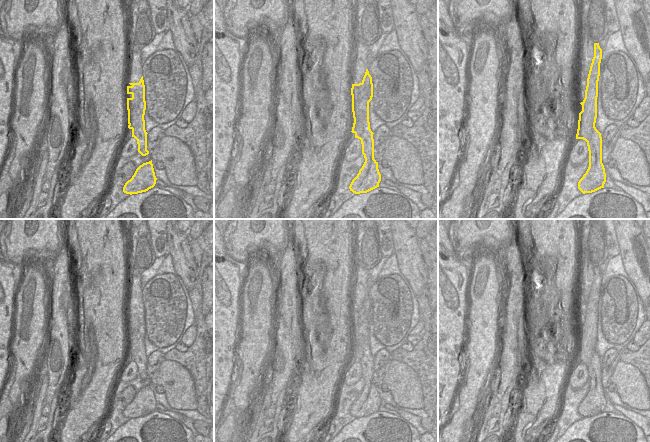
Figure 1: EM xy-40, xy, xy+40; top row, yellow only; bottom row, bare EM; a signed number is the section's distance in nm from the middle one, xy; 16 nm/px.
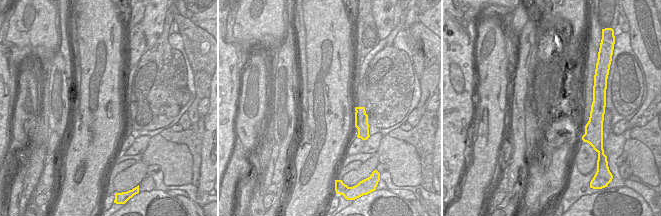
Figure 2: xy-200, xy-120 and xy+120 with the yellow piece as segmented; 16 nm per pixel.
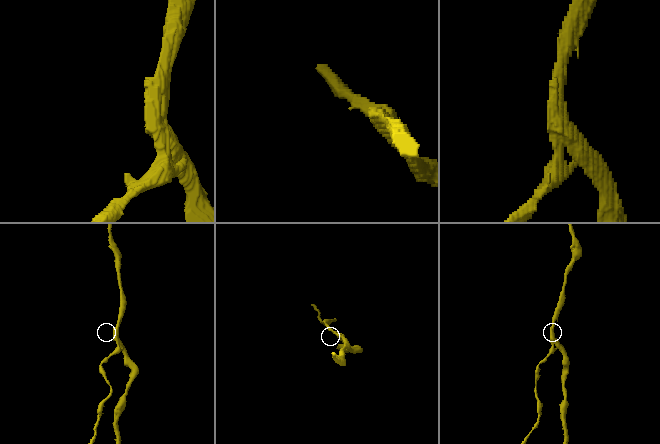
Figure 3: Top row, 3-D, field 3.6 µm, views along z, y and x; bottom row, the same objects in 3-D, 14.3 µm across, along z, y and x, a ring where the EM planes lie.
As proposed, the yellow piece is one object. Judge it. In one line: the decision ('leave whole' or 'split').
split

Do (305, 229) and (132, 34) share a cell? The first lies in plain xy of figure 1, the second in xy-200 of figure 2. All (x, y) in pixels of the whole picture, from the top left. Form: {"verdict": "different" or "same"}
{"verdict": "different"}

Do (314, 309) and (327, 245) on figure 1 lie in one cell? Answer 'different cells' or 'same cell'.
same cell

